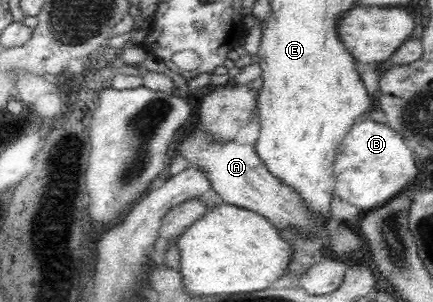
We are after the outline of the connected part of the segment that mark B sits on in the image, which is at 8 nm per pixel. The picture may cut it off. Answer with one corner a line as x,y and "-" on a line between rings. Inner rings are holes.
367,118
357,121
344,136
333,165
335,196
369,212
388,203
414,181
416,162
403,136
387,124

